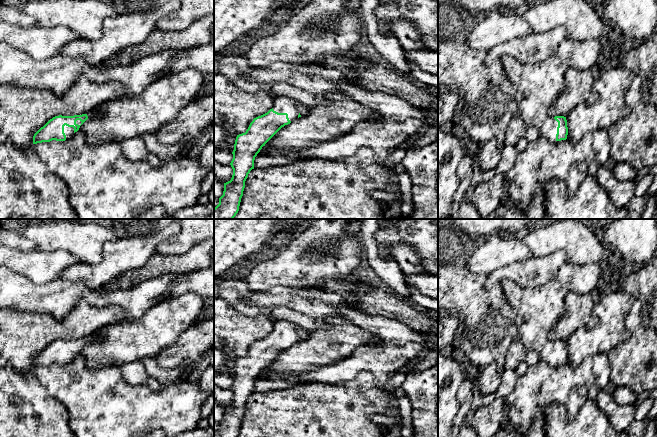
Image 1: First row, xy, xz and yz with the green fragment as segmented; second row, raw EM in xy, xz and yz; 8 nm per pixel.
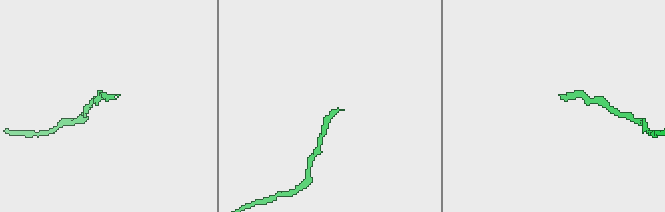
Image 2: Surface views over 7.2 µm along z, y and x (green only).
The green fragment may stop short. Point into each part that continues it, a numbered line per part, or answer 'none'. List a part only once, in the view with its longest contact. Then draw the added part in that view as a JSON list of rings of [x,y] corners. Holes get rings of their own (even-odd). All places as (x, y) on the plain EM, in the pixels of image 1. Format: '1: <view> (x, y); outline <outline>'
1: xy (69, 355); outline [[[65,349],[64,350],[64,357],[66,359],[66,364],[67,364],[74,358],[74,352],[68,351],[68,350]]]

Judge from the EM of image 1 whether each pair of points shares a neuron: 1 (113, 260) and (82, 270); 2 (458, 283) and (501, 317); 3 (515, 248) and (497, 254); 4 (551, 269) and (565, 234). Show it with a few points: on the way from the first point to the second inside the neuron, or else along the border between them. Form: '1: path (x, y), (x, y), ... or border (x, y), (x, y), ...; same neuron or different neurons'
1: path (105, 268), (103, 270), (90, 270); same neuron
2: path (469, 294), (490, 315); same neuron
3: path (511, 250), (501, 251); same neuron
4: border (536, 256), (547, 256), (563, 250), (568, 261); different neurons

